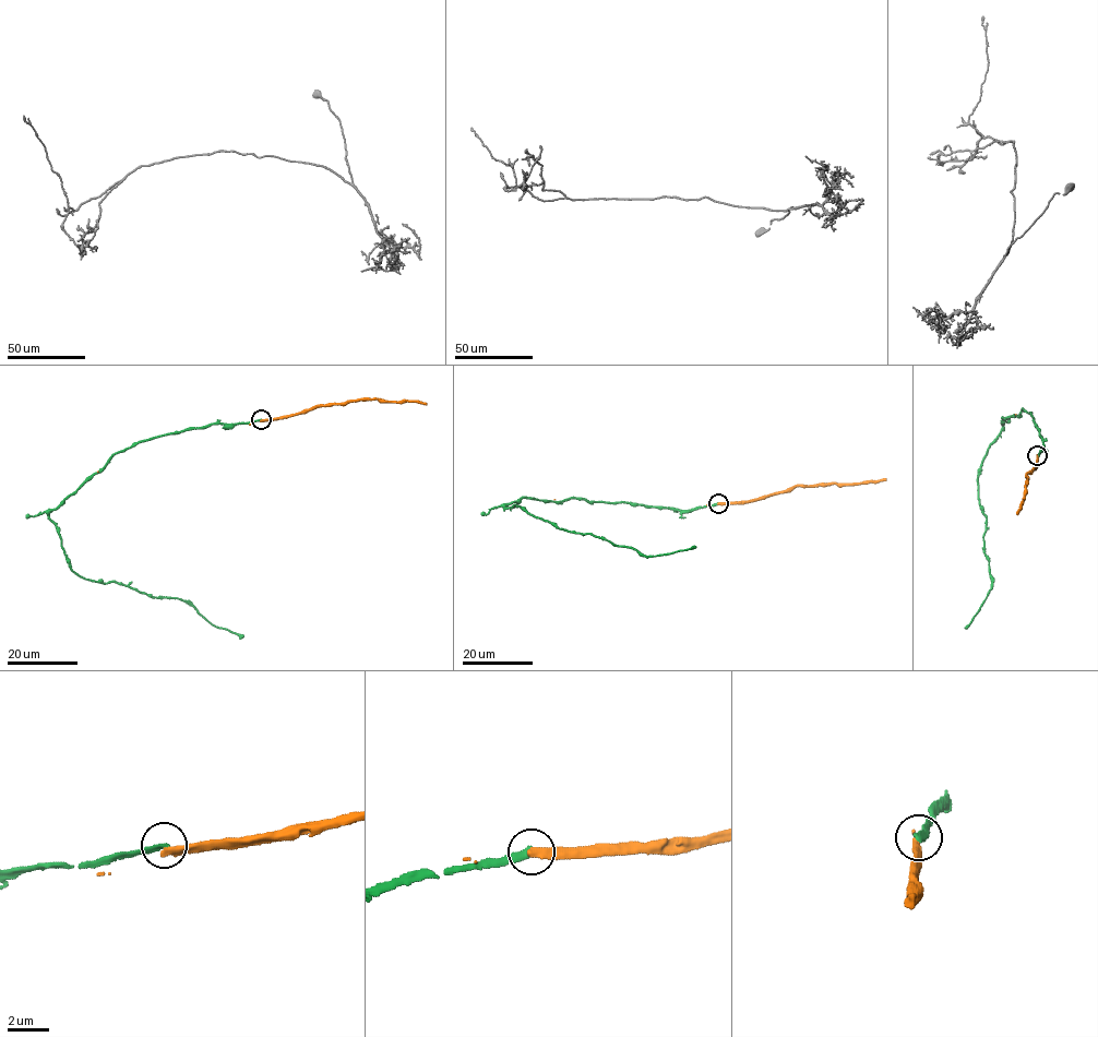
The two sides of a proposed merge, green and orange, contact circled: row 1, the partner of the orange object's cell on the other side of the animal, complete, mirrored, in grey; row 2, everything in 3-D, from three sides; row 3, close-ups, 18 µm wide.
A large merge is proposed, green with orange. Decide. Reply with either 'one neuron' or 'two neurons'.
two neurons

